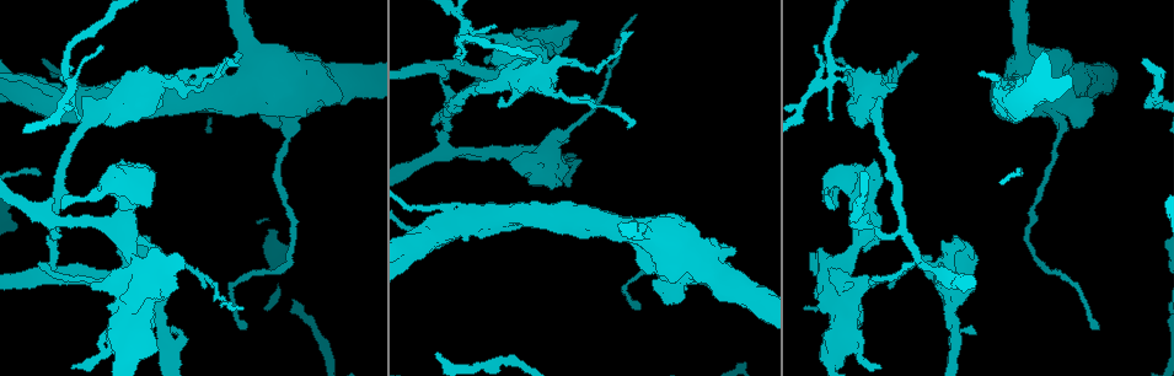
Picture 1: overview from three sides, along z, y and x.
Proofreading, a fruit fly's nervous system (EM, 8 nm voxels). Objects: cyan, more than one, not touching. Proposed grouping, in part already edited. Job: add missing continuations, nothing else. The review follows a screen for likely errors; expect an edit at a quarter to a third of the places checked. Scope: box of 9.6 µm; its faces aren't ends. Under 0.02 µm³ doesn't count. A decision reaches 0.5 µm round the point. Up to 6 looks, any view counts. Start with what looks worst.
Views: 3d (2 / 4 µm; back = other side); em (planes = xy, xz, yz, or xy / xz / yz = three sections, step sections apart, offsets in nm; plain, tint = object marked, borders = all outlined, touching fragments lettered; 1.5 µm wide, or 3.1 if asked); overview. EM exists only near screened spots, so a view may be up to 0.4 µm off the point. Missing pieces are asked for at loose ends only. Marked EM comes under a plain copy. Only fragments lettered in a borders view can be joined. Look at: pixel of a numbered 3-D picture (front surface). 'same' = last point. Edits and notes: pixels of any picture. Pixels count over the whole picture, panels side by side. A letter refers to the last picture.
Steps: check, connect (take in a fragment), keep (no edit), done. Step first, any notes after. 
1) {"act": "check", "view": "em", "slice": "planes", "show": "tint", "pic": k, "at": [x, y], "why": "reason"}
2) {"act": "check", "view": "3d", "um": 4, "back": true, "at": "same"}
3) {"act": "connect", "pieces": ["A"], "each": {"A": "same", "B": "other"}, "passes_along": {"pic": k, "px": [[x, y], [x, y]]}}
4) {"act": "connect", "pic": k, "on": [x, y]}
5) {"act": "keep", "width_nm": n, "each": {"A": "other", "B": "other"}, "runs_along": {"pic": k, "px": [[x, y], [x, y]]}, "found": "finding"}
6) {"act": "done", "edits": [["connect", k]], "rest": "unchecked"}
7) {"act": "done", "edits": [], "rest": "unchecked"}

{"act": "check", "view": "3d", "um": 2, "pic": 1, "at": [81, 97], "why": "an open end"}

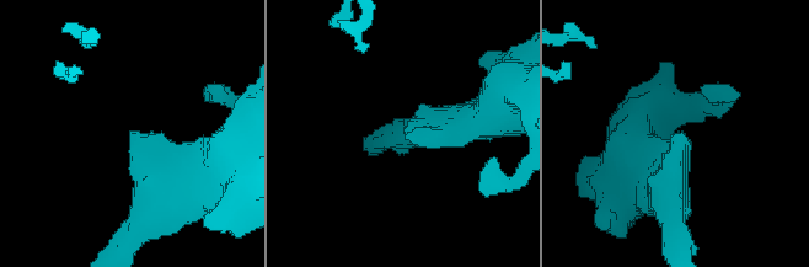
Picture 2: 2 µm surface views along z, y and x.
{"act": "check", "view": "em", "slice": "planes", "show": "tint", "pic": 2, "at": [683, 135]}

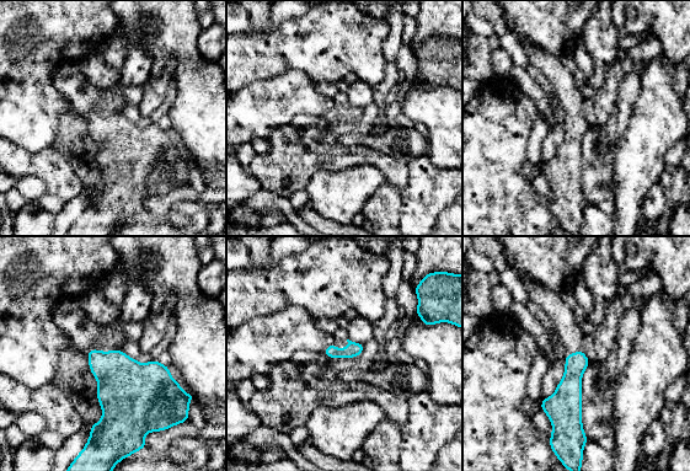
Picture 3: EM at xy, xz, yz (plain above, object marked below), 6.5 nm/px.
{"act": "check", "view": "em", "slice": "planes", "show": "borders", "at": "same"}

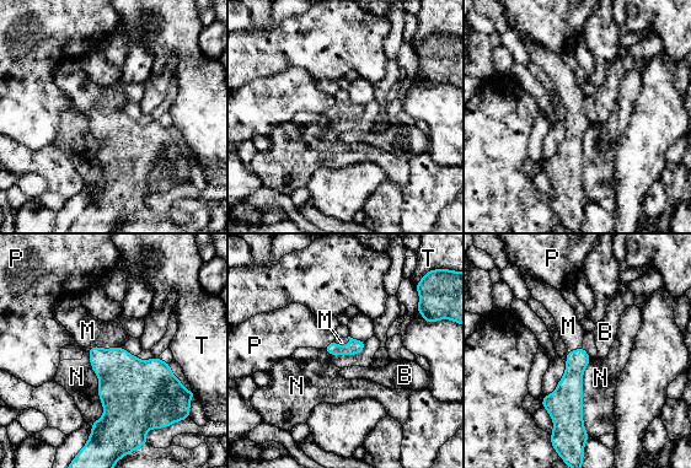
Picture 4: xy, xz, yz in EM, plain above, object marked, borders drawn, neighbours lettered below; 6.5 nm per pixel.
{"act": "connect", "pieces": ["M"], "each": {"B": "other", "M": "same", "N": "other", "P": "other", "T": "other"}, "passes_along": {"pic": 4, "px": [[124, 381], [103, 349], [87, 331]]}, "found": "it goes on there"}

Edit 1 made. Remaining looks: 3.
{"act": "check", "view": "em", "slice": "xz", "step": 8, "show": "borders", "pic": 1, "at": [97, 47], "why": "free end"}

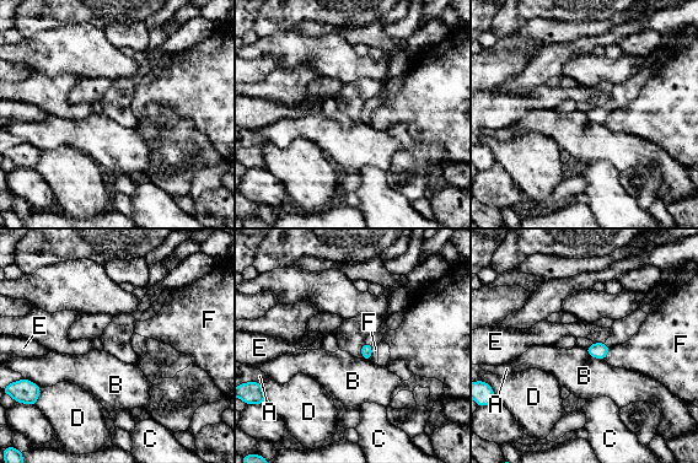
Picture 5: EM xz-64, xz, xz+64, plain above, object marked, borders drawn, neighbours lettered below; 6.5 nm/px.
{"act": "keep", "width_nm": 80, "each": {"A": "other", "B": "other", "C": "other", "D": "other", "E": "other", "F": "other"}, "found": "none of them fits"}

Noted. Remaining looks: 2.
{"act": "check", "view": "em", "slice": "xy", "step": 4, "show": "borders", "pic": 1, "at": [245, 328], "why": "branch stops here"}

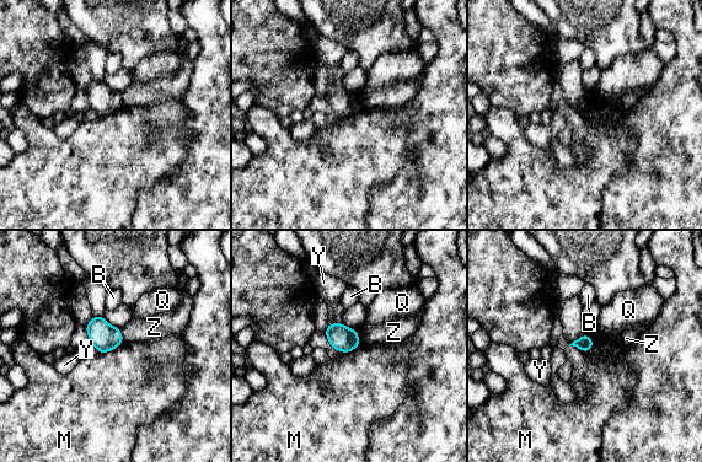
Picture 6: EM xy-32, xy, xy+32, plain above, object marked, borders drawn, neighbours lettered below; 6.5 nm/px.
{"act": "check", "view": "em", "slice": "planes", "show": "borders", "at": "same"}

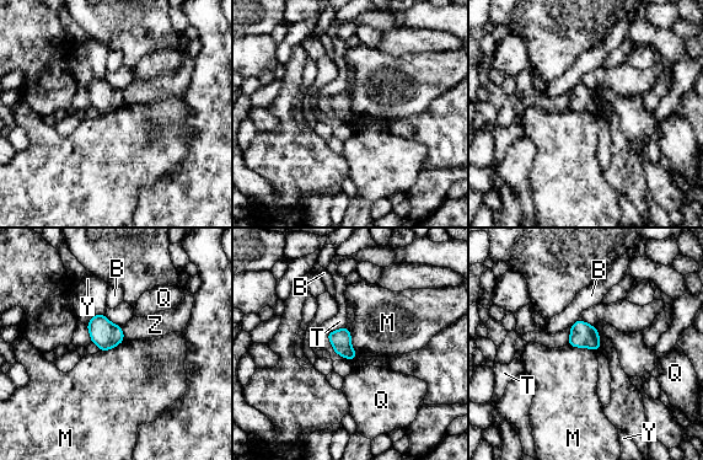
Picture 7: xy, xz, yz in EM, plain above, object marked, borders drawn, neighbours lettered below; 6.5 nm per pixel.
{"act": "keep", "longest_contact_nm": ["M", 220], "each": {"B": "other", "M": "other", "Q": "other", "T": "other", "Y": "other", "Z": "other"}, "border": {"pic": 7, "px": [[345, 326], [357, 356]]}, "found": "no lettered fragment goes on from it"}

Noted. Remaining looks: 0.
{"act": "done", "edits": [["connect", 4]], "rest": "unchecked"}

